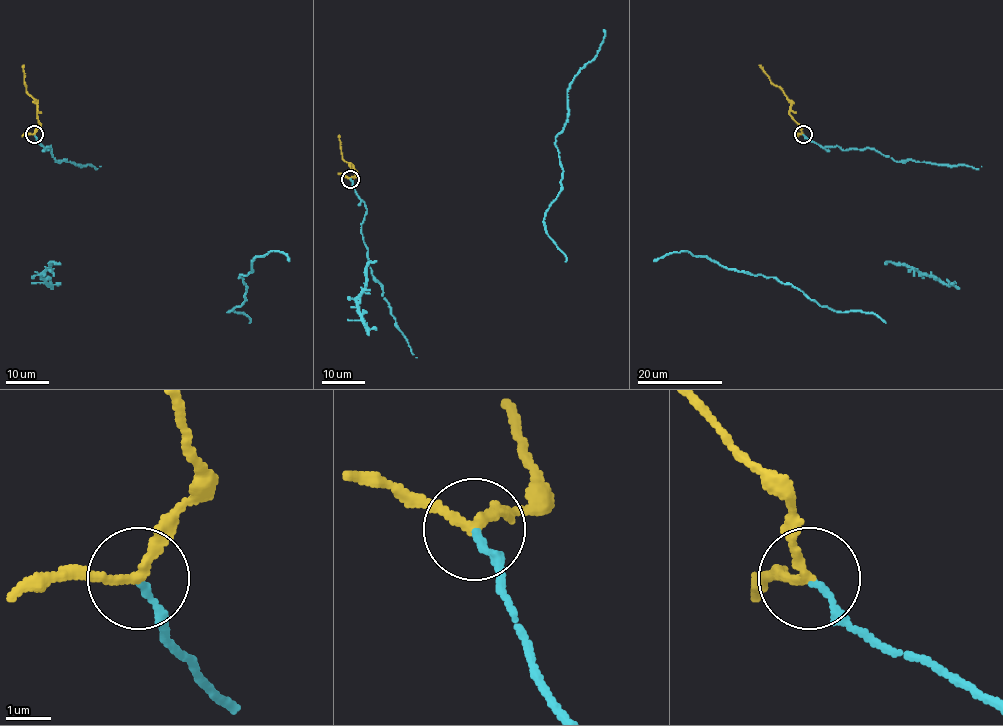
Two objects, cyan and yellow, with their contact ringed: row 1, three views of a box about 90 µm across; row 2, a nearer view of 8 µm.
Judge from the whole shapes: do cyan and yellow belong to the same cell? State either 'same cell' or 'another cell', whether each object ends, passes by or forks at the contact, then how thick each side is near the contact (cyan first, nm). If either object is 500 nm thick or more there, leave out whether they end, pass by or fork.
another cell | cyan ends | yellow passes by | 150/190 nm

